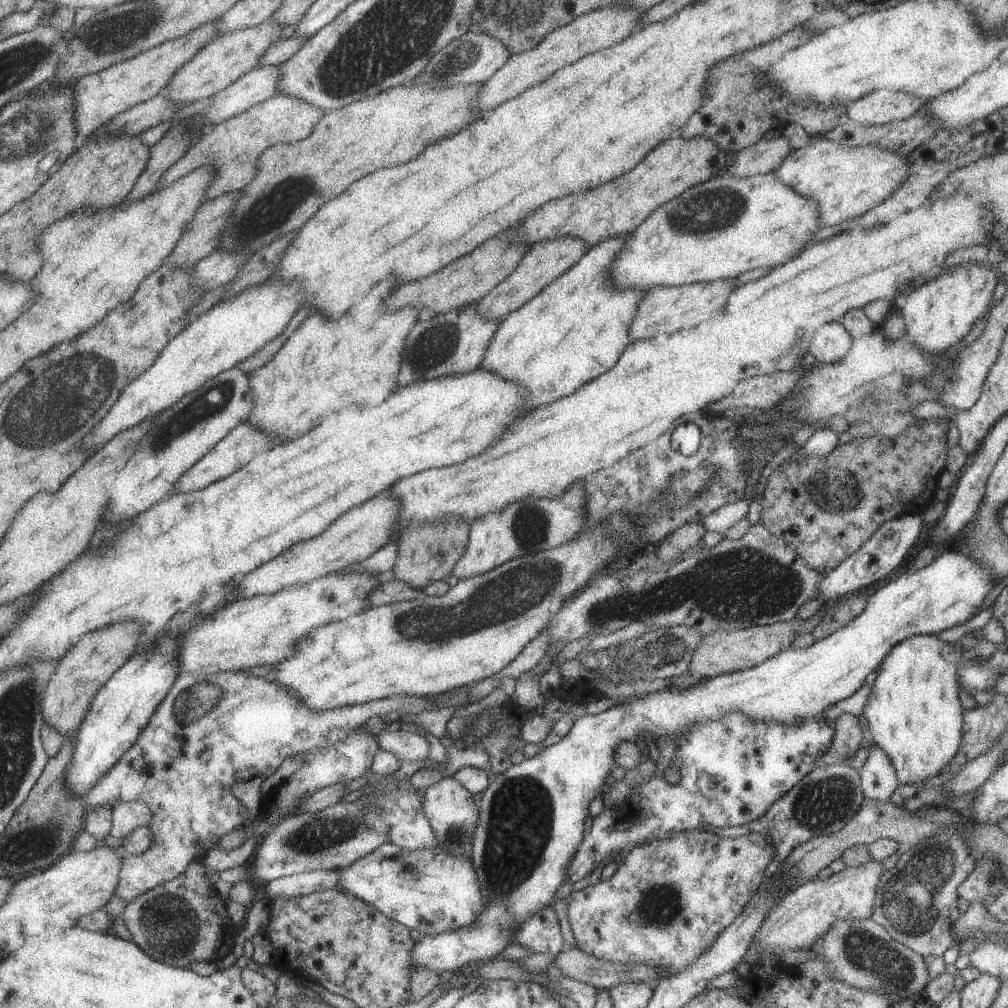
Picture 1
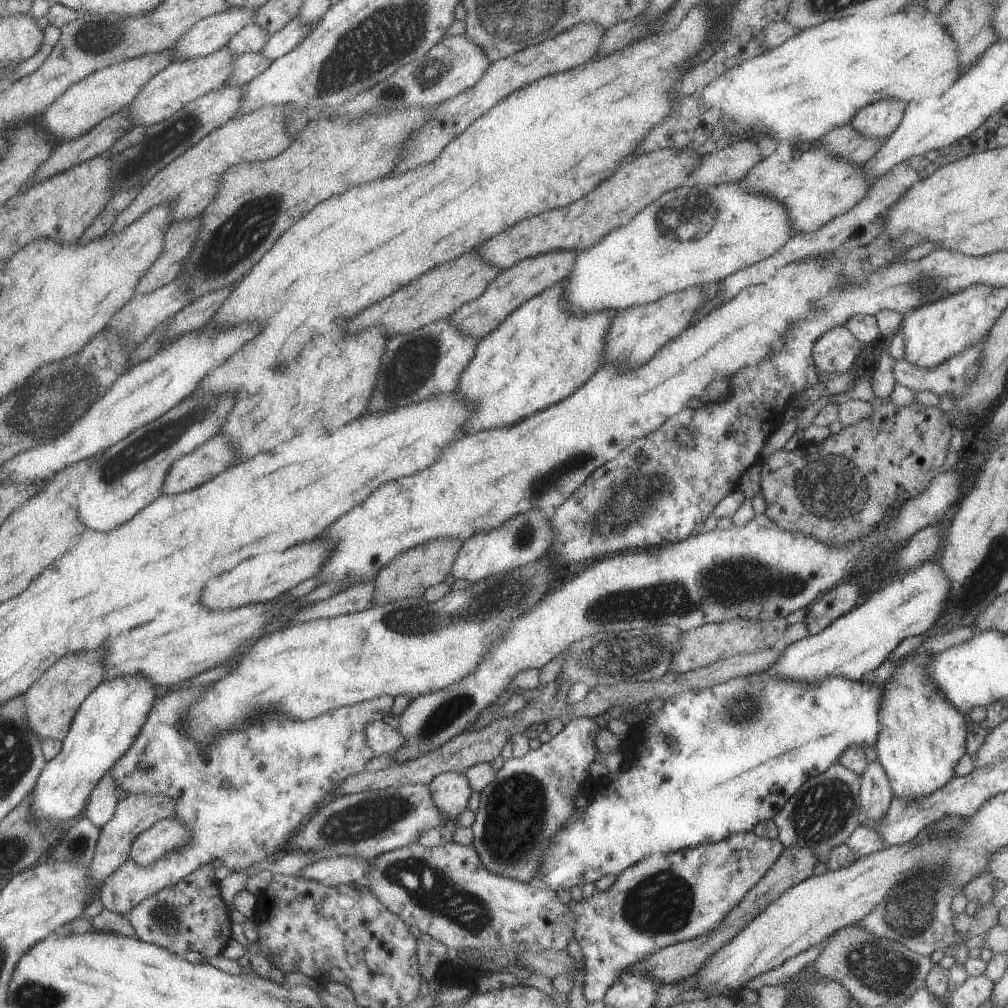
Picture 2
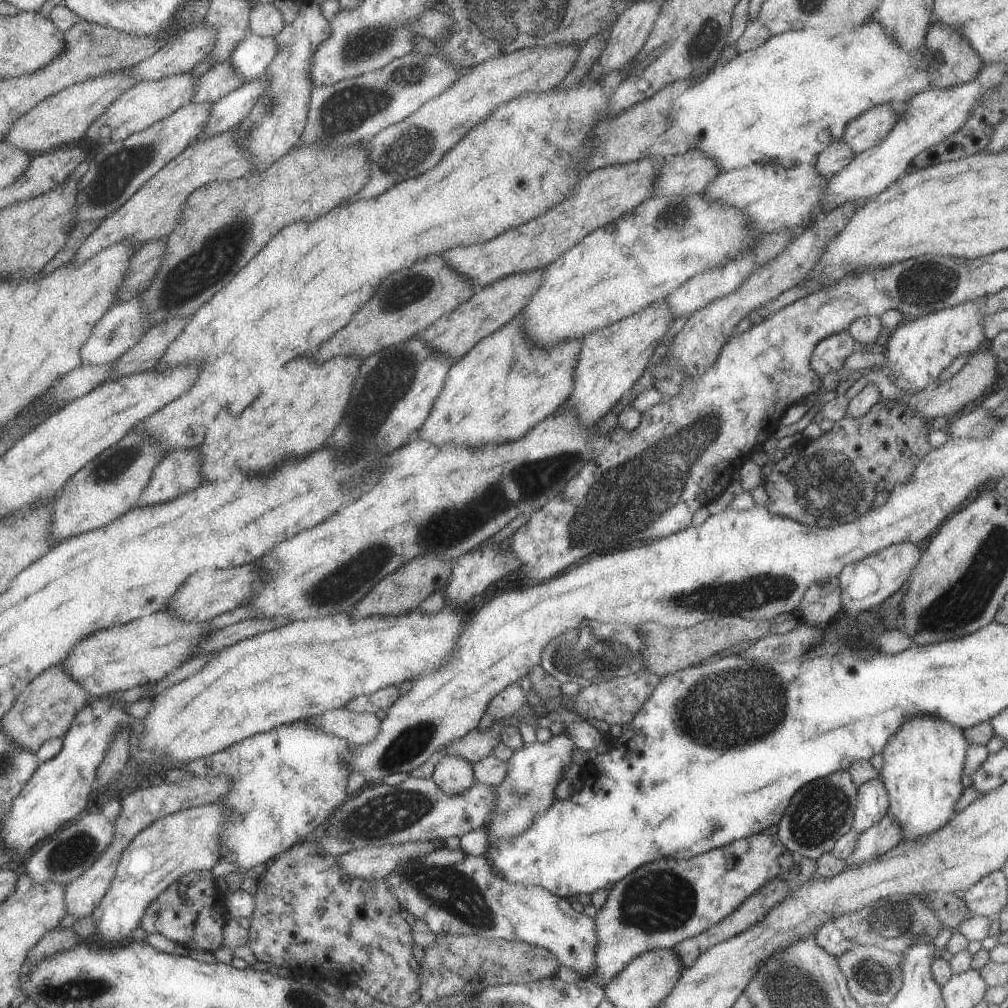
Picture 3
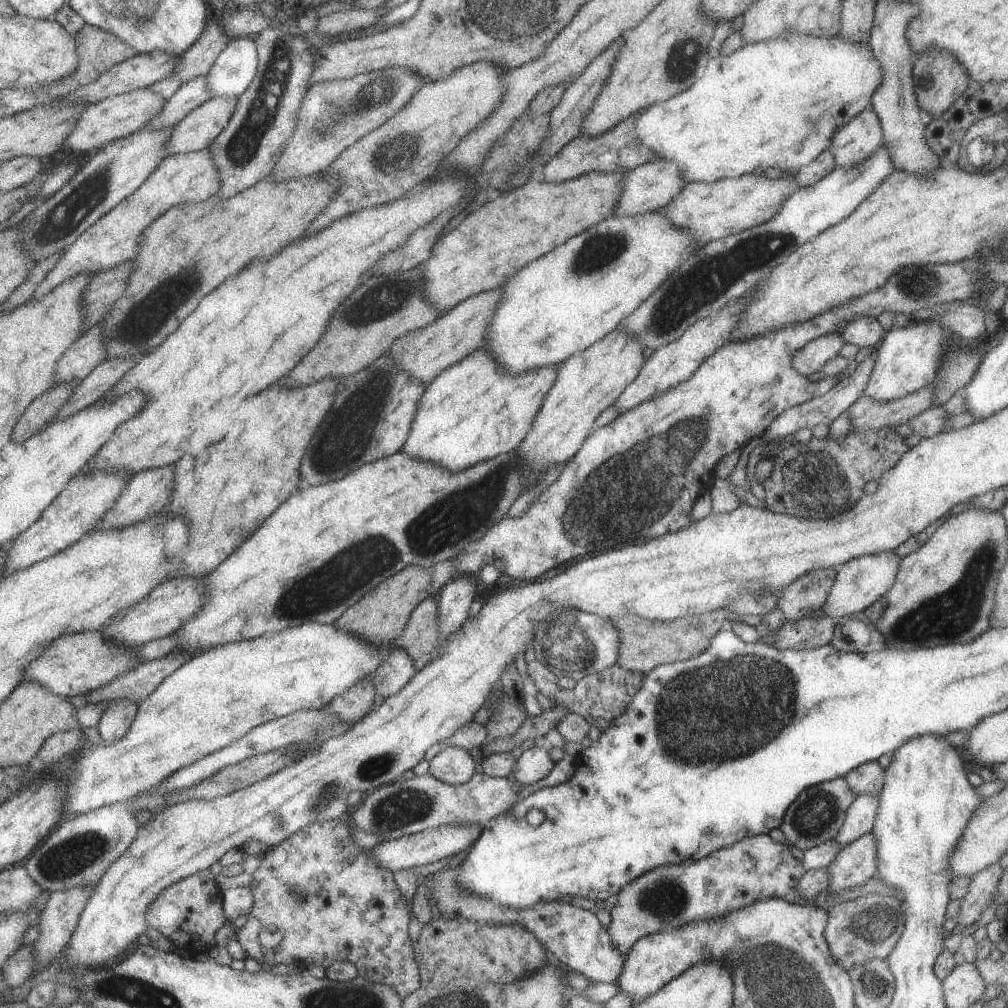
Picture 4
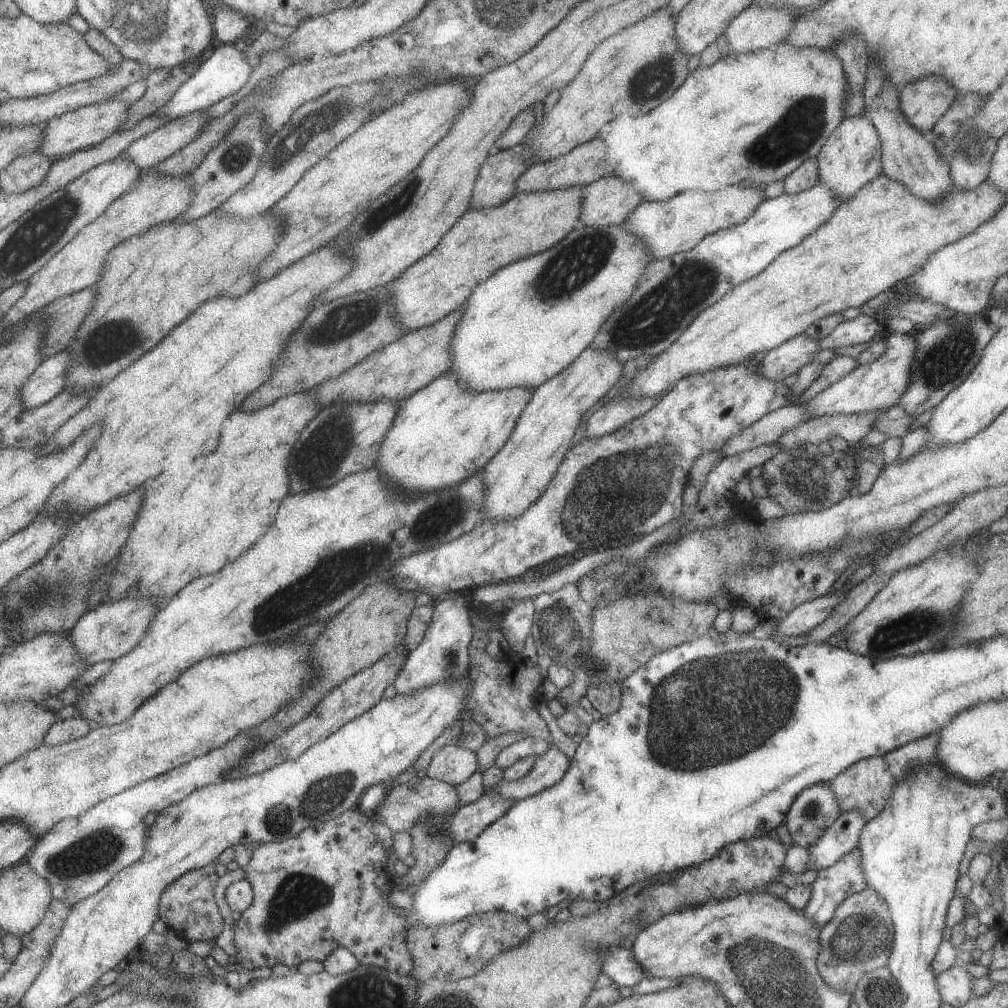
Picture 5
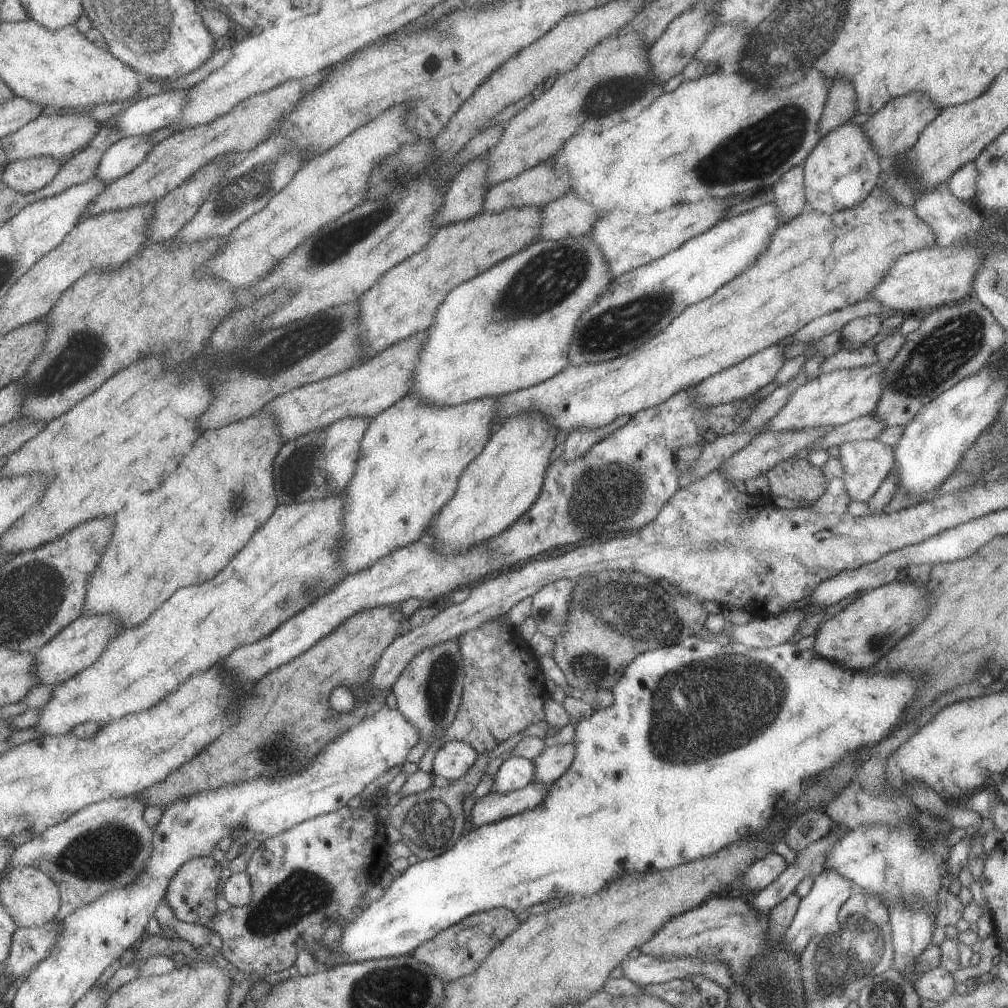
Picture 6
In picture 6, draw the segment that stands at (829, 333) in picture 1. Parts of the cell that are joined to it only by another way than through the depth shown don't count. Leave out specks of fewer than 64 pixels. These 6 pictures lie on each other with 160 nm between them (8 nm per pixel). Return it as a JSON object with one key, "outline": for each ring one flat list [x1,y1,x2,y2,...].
{"outline":[[775,343,748,356,736,365,708,376,705,380,698,382,694,386,694,401,698,405,715,406,753,395,759,388,763,388,765,384,773,382,776,378,777,371,786,361,785,356,783,356,783,348,784,346]]}

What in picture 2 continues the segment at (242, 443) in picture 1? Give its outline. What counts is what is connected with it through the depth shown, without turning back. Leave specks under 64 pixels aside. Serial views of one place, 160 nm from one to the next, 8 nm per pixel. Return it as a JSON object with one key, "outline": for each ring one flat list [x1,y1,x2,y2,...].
{"outline":[[217,433,173,462,164,478,162,494,181,494,197,488,235,462,233,446,225,442,225,434]]}

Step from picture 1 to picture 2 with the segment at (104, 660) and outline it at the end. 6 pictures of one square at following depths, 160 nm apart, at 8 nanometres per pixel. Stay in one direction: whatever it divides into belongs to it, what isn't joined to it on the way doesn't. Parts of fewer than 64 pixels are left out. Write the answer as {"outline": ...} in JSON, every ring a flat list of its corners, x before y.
{"outline":[[101,645,58,658,23,694,28,727,39,738,62,741,85,697,104,680]]}

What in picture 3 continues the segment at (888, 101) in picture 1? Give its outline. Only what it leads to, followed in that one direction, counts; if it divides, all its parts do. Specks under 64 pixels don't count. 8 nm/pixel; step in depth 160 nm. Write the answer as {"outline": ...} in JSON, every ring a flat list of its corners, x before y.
{"outline":[[889,103,872,106,845,127,842,139,855,153,875,146,893,128,897,116]]}

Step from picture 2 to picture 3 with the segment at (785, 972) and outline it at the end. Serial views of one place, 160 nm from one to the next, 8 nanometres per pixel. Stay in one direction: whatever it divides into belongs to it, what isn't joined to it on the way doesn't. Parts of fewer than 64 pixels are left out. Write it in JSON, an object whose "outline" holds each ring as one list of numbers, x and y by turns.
{"outline":[[892,894,881,897,861,910,826,922,816,930,814,941,817,946,834,957,842,955,855,945,871,945,894,953,901,953,906,948,912,947,921,938,932,942,936,934,945,929,945,926,926,903,924,896,925,894,905,896]]}

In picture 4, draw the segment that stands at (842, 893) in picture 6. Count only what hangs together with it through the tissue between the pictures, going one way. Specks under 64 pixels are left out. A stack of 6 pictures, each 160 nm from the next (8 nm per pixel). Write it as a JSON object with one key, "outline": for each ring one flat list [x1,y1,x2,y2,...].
{"outline":[[869,832,842,846,826,866,829,882,827,890,841,890,861,886,876,871,876,838]]}

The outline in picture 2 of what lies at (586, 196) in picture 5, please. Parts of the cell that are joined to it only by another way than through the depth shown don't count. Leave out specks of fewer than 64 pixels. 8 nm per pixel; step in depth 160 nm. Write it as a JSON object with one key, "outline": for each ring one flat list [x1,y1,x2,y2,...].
{"outline":[[737,141,729,146,724,146,708,155,702,155,700,165,688,177,688,185,709,185,713,186,719,183,732,183,740,181,746,172,754,167,761,160,761,153,757,143,753,141]]}

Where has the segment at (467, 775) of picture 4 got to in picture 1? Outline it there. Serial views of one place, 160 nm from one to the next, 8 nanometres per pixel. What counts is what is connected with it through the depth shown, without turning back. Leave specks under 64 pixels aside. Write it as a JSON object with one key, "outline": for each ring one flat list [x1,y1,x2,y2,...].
{"outline":[[451,776,442,777,438,782,429,785,422,797,423,814,437,839,435,848,454,857,469,857,472,849,472,838,478,823,478,806,471,796]]}

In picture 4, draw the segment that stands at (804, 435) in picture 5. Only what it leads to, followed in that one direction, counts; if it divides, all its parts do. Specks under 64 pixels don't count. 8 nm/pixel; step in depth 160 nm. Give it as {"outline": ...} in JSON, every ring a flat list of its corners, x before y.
{"outline":[[934,384,924,386,907,396,888,401,878,401,871,397,861,395,857,403,849,406,845,411,850,418,850,426,853,430,857,429,878,429,883,427,895,427,905,424,914,418,916,414,922,413,934,404]]}

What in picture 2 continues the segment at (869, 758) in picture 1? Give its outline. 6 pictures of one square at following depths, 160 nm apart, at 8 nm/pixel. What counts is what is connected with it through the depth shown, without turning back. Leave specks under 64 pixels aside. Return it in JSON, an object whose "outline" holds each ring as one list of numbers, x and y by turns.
{"outline":[[879,761,865,765,860,774,861,821,876,821,887,812,890,800,894,797,889,779]]}

